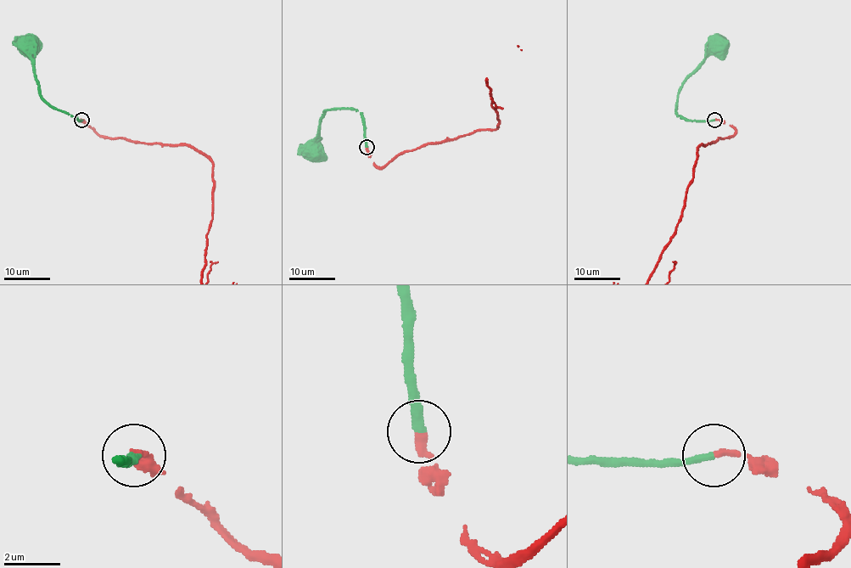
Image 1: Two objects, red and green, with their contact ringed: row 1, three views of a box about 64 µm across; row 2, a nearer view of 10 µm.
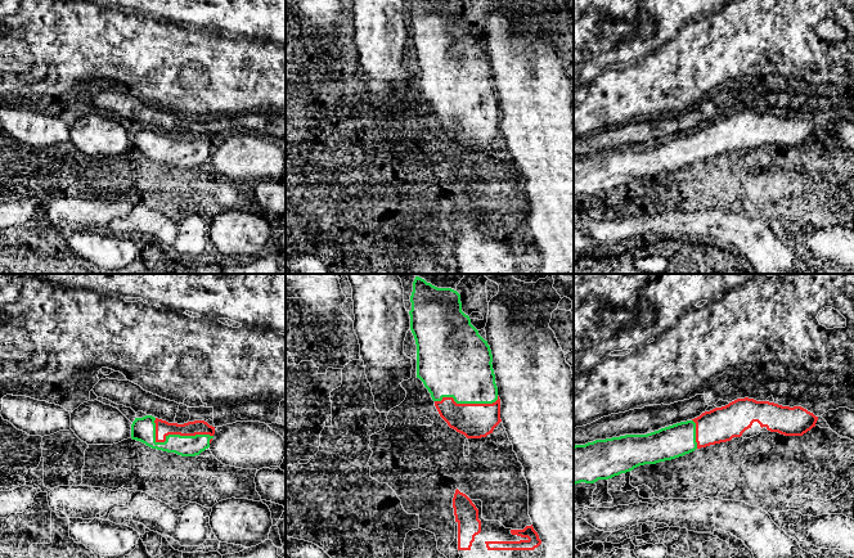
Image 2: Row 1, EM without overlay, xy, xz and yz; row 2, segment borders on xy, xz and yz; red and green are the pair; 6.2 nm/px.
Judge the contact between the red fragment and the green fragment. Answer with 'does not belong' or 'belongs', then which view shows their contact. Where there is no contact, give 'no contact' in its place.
belongs; contact in xy

